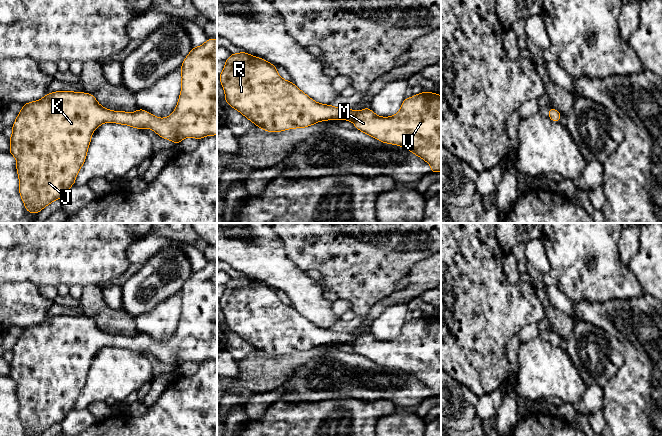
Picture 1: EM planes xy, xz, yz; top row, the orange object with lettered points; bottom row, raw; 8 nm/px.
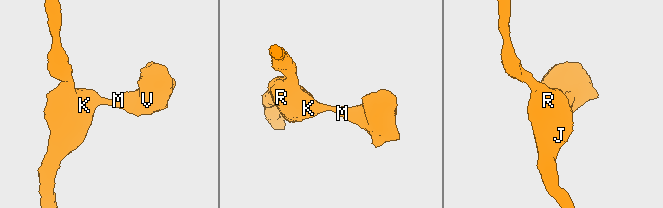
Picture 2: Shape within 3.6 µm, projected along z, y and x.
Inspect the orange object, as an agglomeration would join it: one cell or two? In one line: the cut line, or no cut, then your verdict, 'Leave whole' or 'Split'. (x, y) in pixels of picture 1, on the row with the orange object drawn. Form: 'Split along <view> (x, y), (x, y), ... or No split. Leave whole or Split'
No split. Leave whole

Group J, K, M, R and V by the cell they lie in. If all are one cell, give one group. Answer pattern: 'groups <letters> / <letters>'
groups J K M R V

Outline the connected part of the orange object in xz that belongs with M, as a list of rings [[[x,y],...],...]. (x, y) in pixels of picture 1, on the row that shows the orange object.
[[[246,52],[231,54],[219,77],[225,101],[264,131],[281,132],[305,128],[320,121],[348,120],[356,129],[381,142],[410,150],[430,164],[432,173],[441,171],[441,96],[435,92],[405,98],[398,113],[380,117],[368,107],[353,111],[317,103],[291,81],[281,78],[275,65]]]

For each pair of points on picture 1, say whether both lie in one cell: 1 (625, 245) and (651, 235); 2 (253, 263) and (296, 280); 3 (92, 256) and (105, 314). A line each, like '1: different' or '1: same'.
1: different
2: same
3: different

